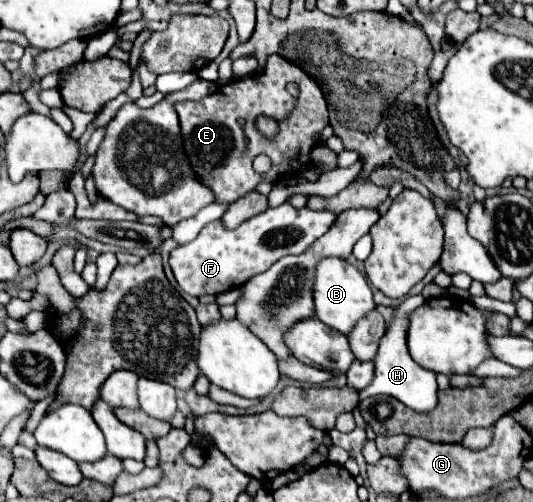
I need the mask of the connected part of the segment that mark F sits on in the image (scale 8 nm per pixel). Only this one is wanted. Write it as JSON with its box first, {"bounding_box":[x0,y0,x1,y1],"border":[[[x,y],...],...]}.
{"bounding_box":[170,204,336,296],"border":[[[282,204],[278,208],[268,208],[266,212],[242,222],[236,228],[226,228],[222,220],[206,224],[200,234],[170,252],[170,268],[178,286],[190,296],[222,294],[232,288],[240,288],[252,276],[266,272],[276,260],[288,254],[304,252],[314,240],[324,236],[336,222],[336,214],[324,210],[314,212],[308,208],[296,210],[292,204]]]}

